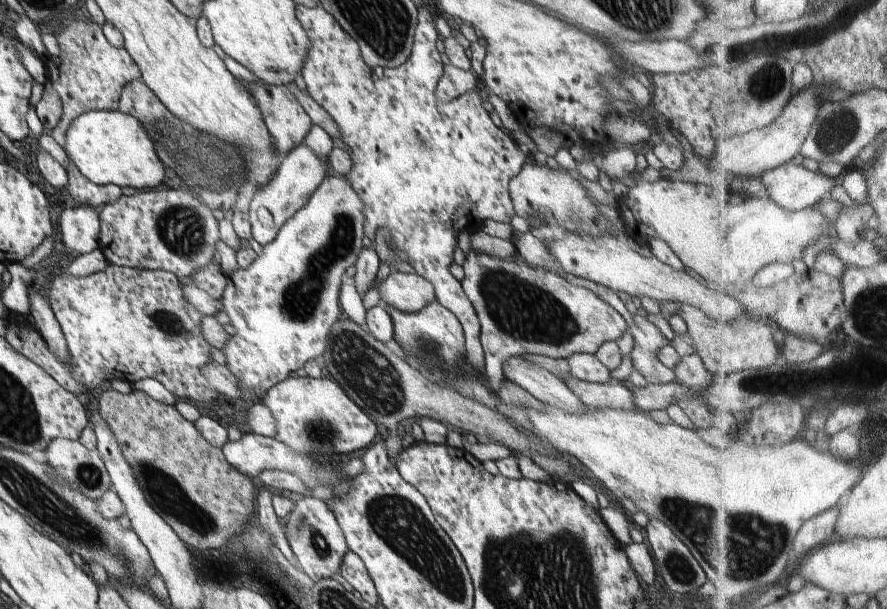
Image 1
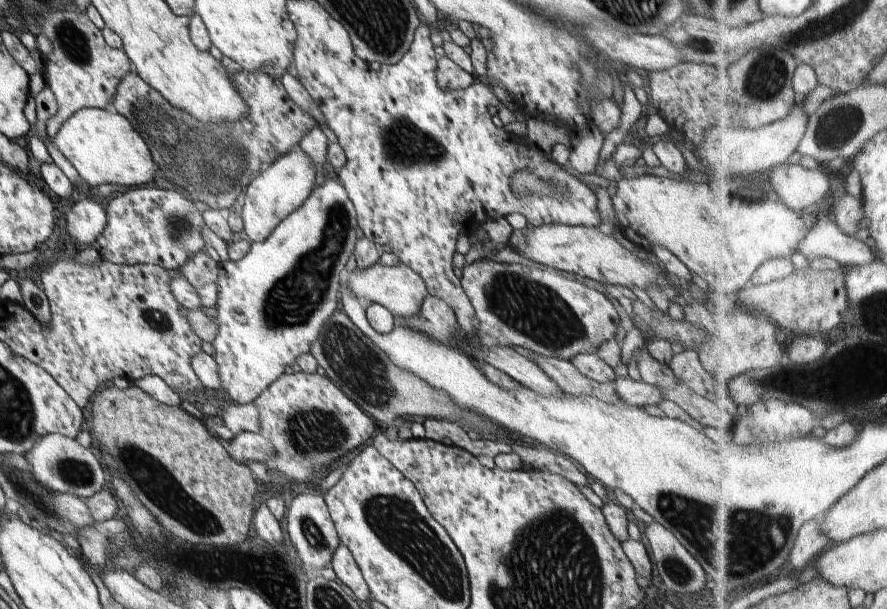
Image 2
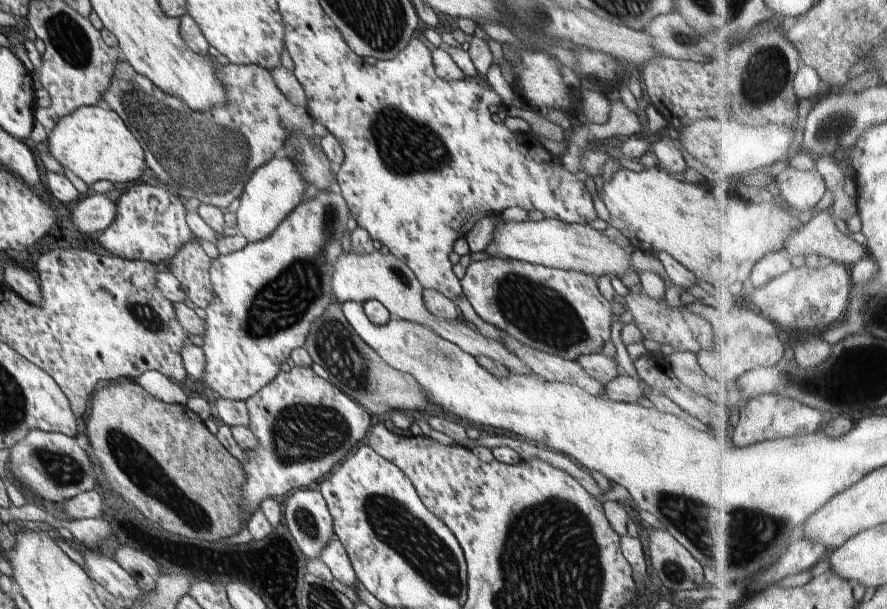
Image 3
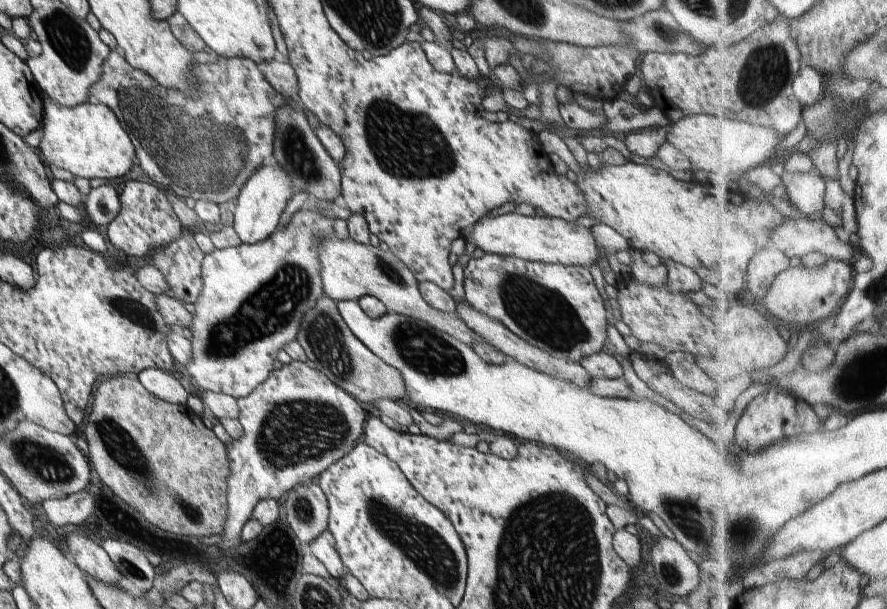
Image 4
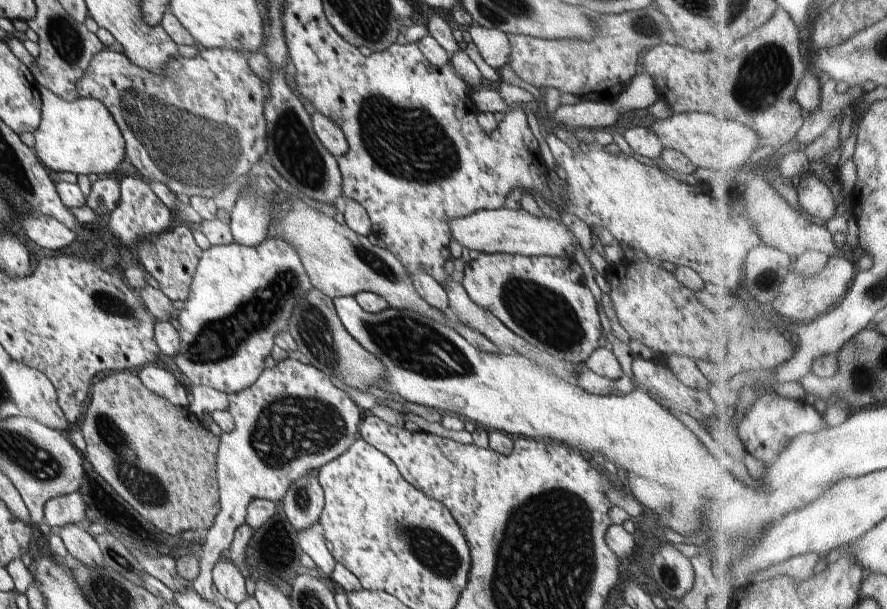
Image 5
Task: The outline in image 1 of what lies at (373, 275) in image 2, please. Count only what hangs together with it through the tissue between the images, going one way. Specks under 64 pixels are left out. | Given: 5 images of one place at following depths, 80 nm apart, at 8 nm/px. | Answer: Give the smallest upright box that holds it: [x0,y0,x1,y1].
[379,272,436,313]

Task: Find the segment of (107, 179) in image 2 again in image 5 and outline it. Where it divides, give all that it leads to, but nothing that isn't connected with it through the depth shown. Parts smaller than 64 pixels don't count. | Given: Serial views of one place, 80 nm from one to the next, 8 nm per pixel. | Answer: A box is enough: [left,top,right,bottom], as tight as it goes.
[33,87,125,174]

